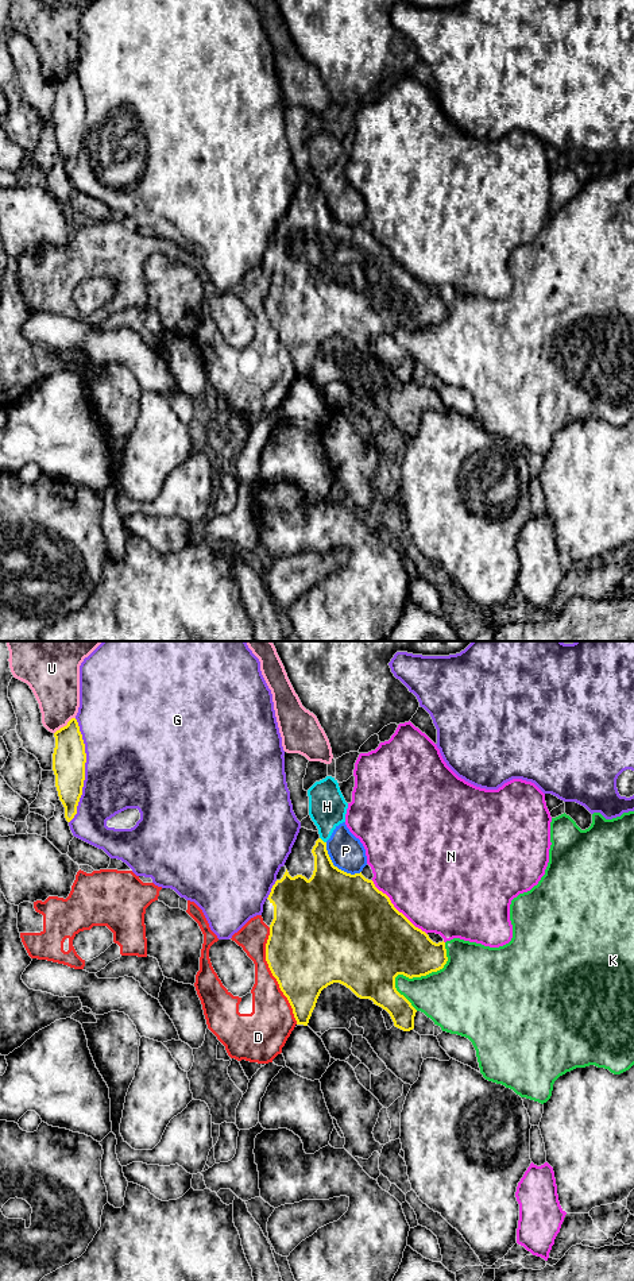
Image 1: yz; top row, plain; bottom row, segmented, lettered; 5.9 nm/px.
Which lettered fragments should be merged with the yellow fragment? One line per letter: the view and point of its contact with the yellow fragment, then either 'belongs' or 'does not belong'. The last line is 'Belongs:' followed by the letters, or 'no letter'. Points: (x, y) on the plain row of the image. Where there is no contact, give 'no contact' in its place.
D: yz (273, 327) | does not belong
G: yz (84, 123) | does not belong
H: yz (321, 192) | does not belong
K: yz (414, 328) | does not belong
N: yz (395, 261) | does not belong
P: yz (336, 219) | does not belong
U: yz (64, 78) | does not belong
Belongs: no letter

